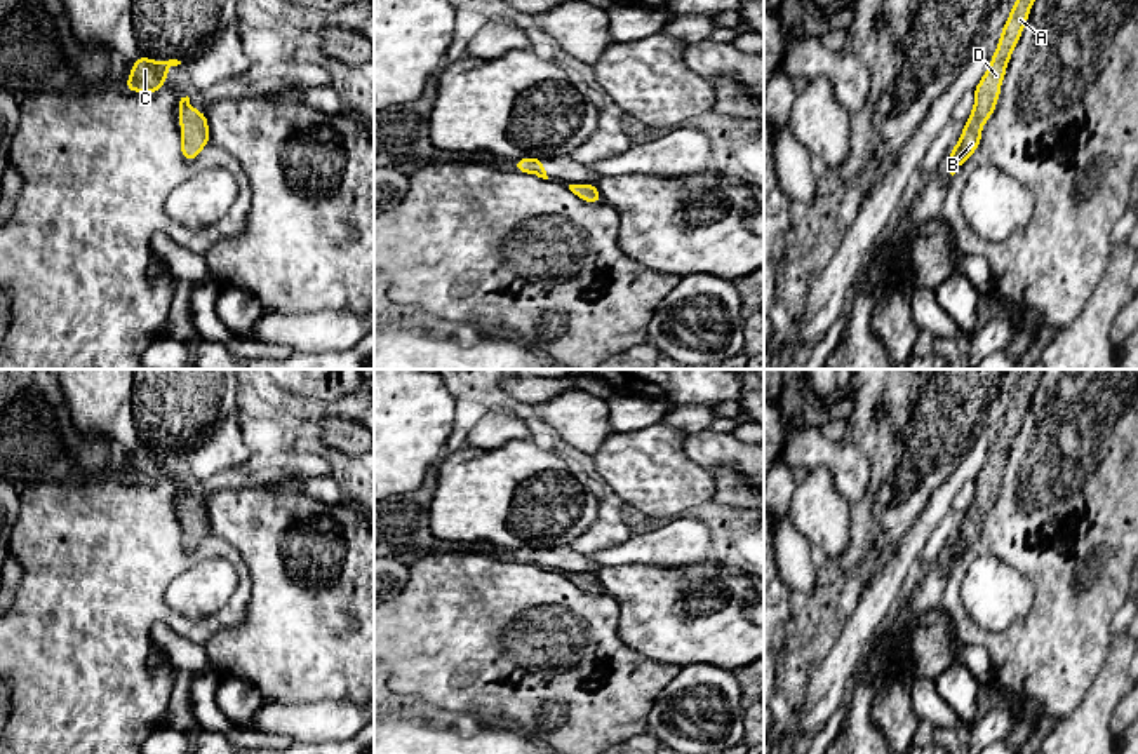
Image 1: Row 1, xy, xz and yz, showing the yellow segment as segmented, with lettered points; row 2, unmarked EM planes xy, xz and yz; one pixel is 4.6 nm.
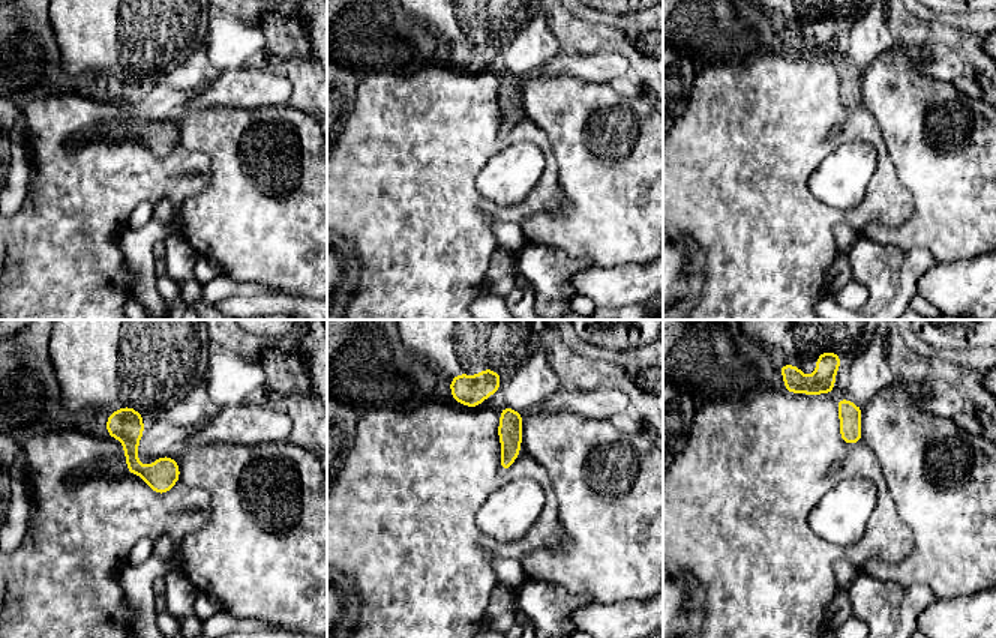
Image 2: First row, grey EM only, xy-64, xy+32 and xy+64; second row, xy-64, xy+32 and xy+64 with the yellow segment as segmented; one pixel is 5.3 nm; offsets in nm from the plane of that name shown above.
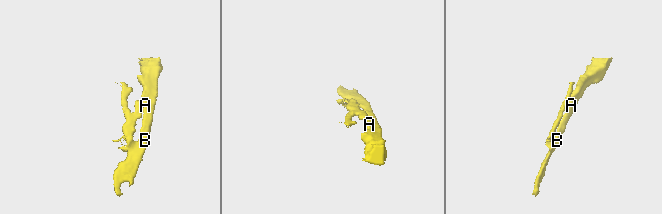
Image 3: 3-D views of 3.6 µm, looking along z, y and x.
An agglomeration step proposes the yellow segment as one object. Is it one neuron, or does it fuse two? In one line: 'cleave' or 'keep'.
keep

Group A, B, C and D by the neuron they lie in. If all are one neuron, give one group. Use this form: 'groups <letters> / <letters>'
groups A B C D

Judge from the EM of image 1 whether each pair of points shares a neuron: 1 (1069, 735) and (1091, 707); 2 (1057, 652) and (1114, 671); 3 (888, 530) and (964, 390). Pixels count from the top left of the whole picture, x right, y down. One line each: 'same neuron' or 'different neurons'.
1: same neuron
2: different neurons
3: same neuron

